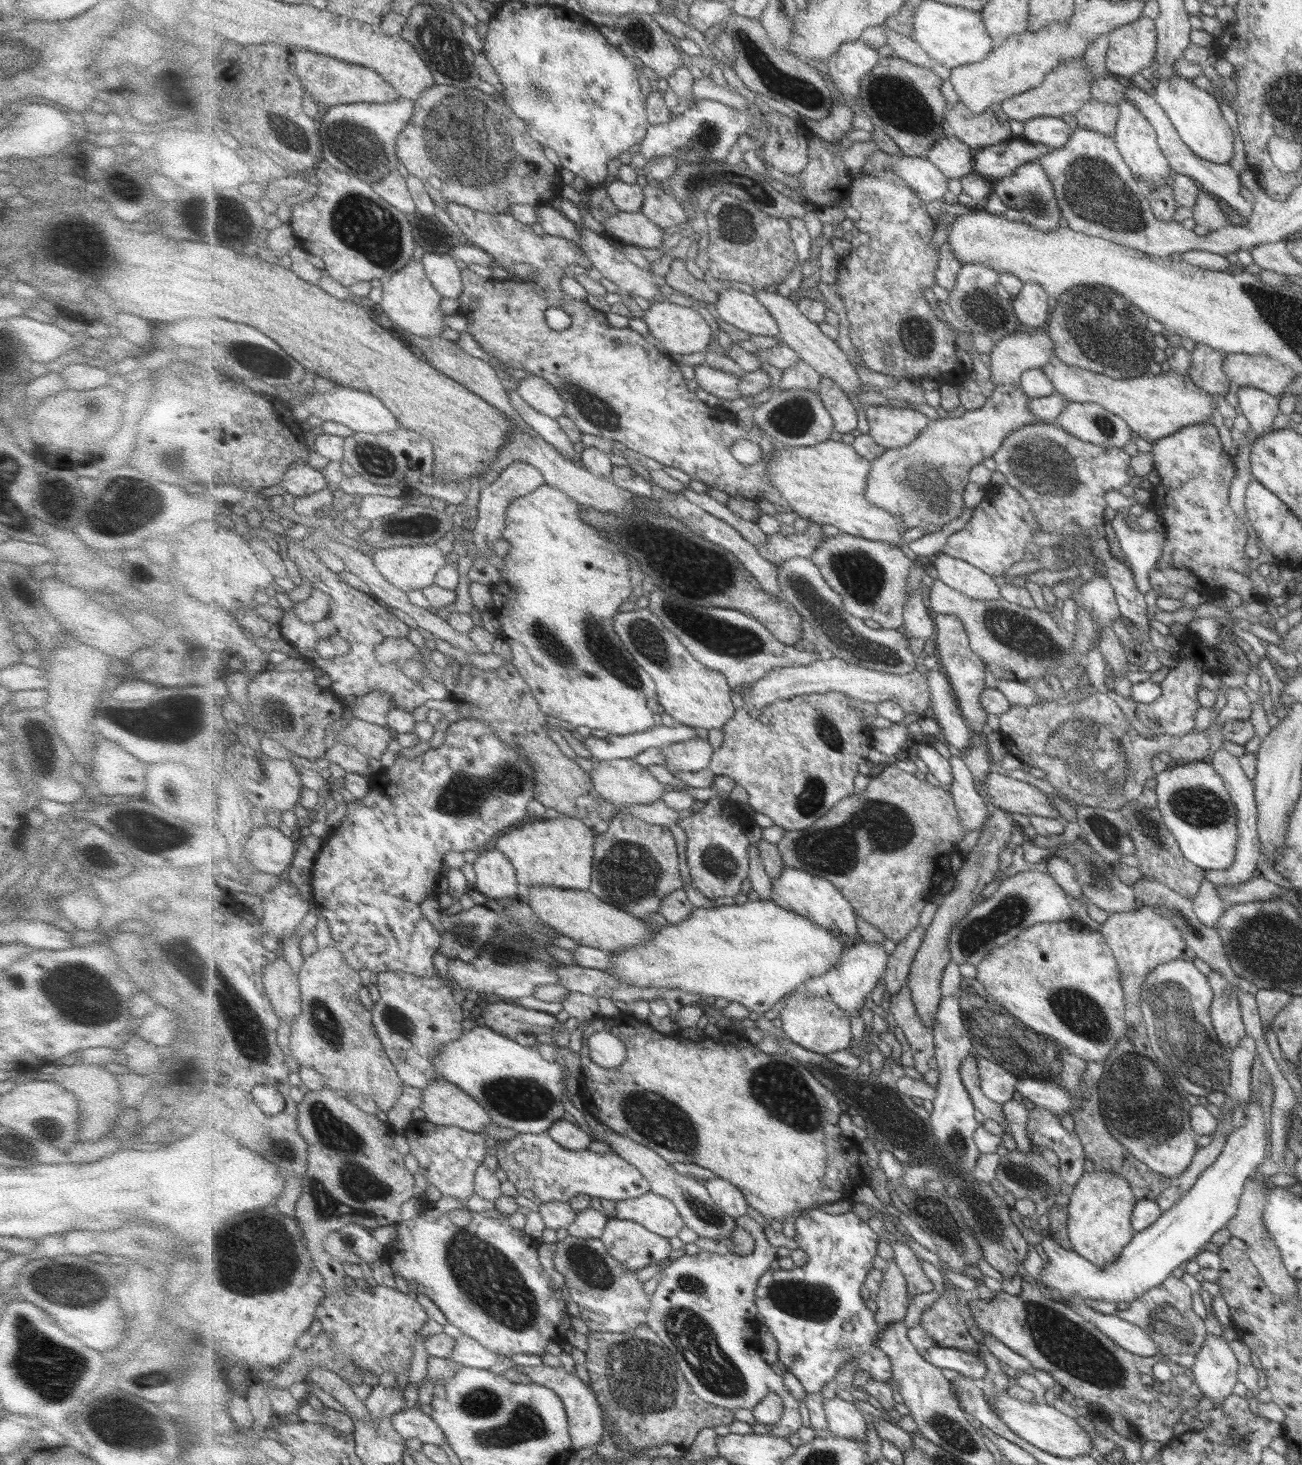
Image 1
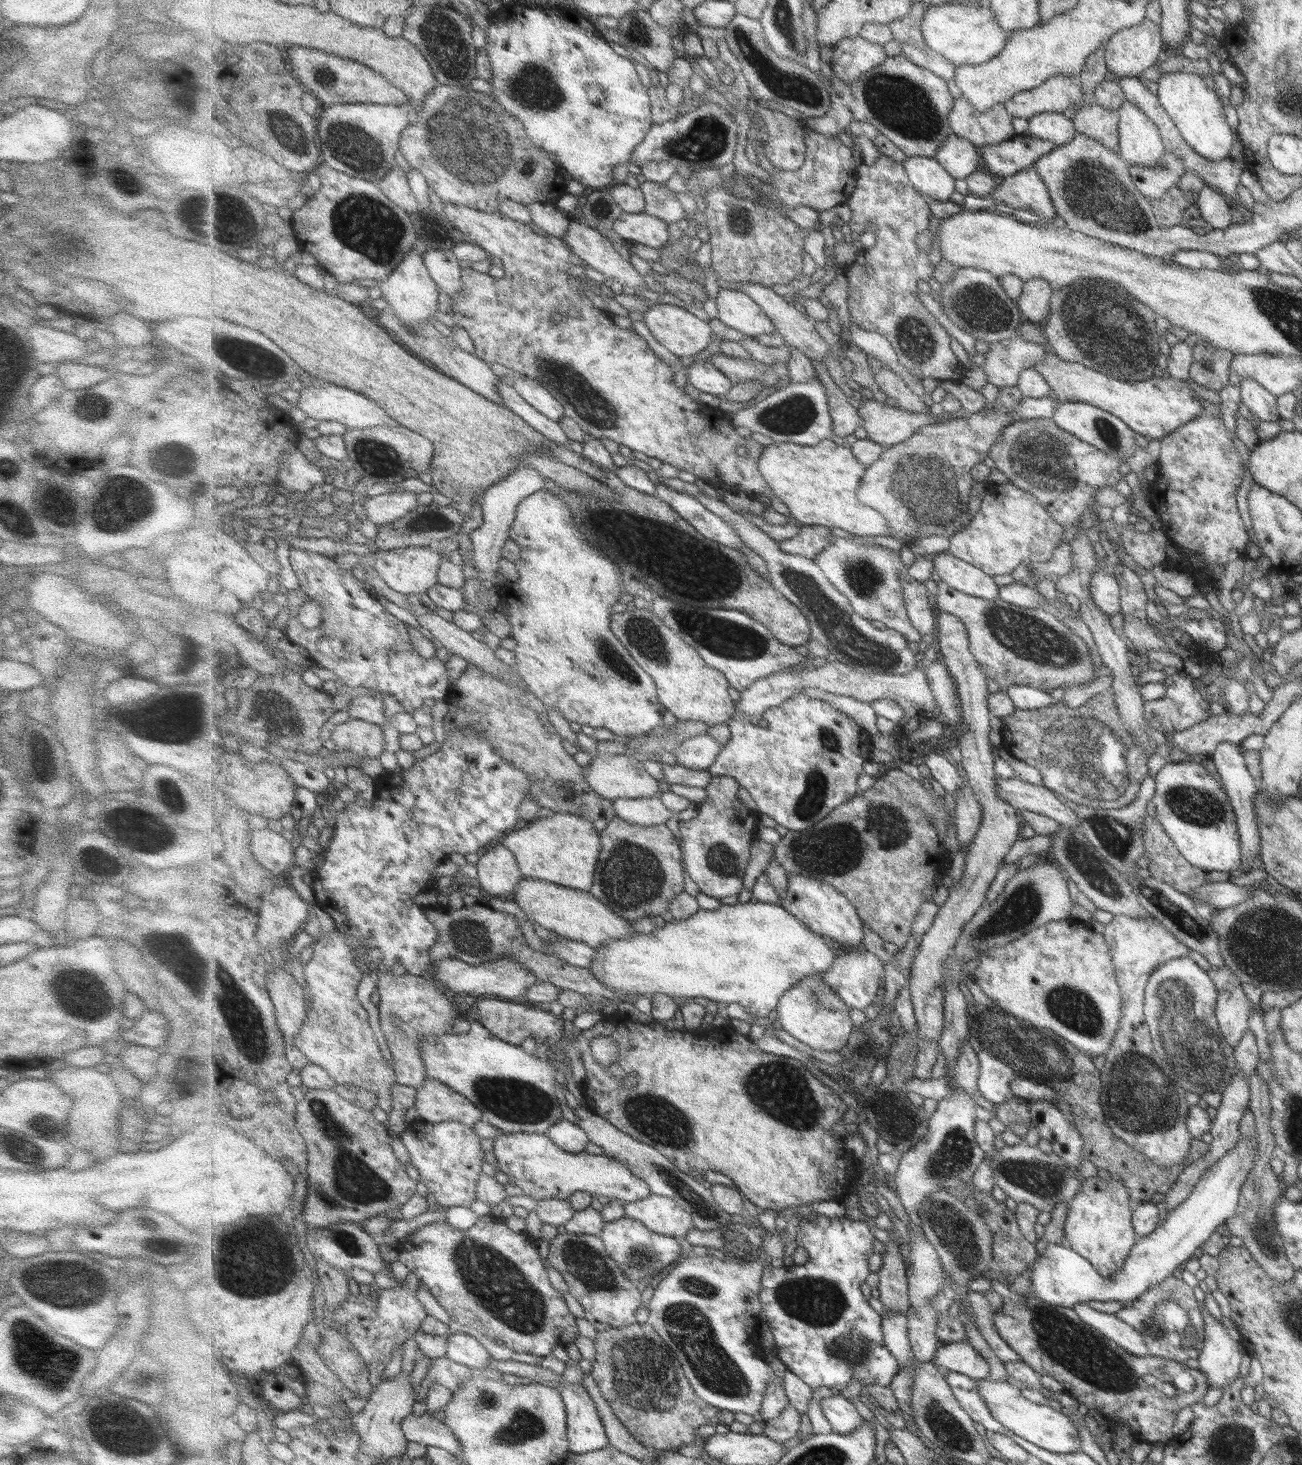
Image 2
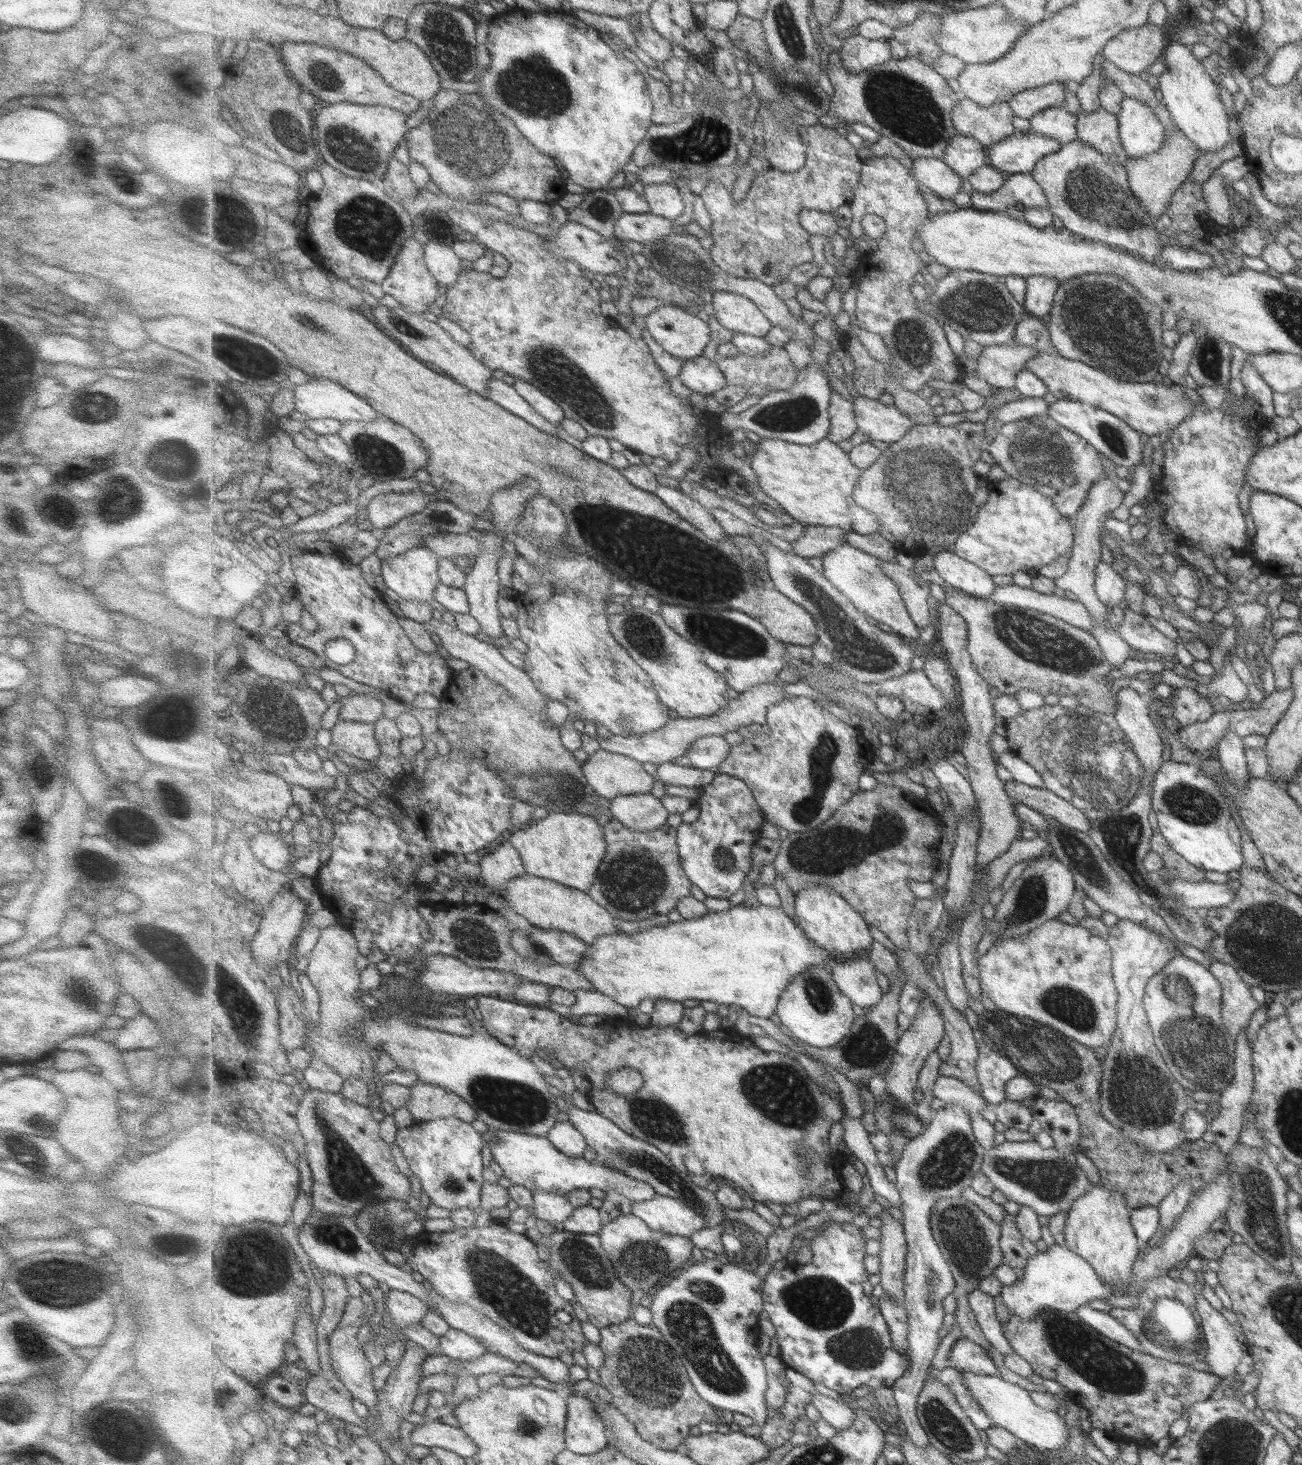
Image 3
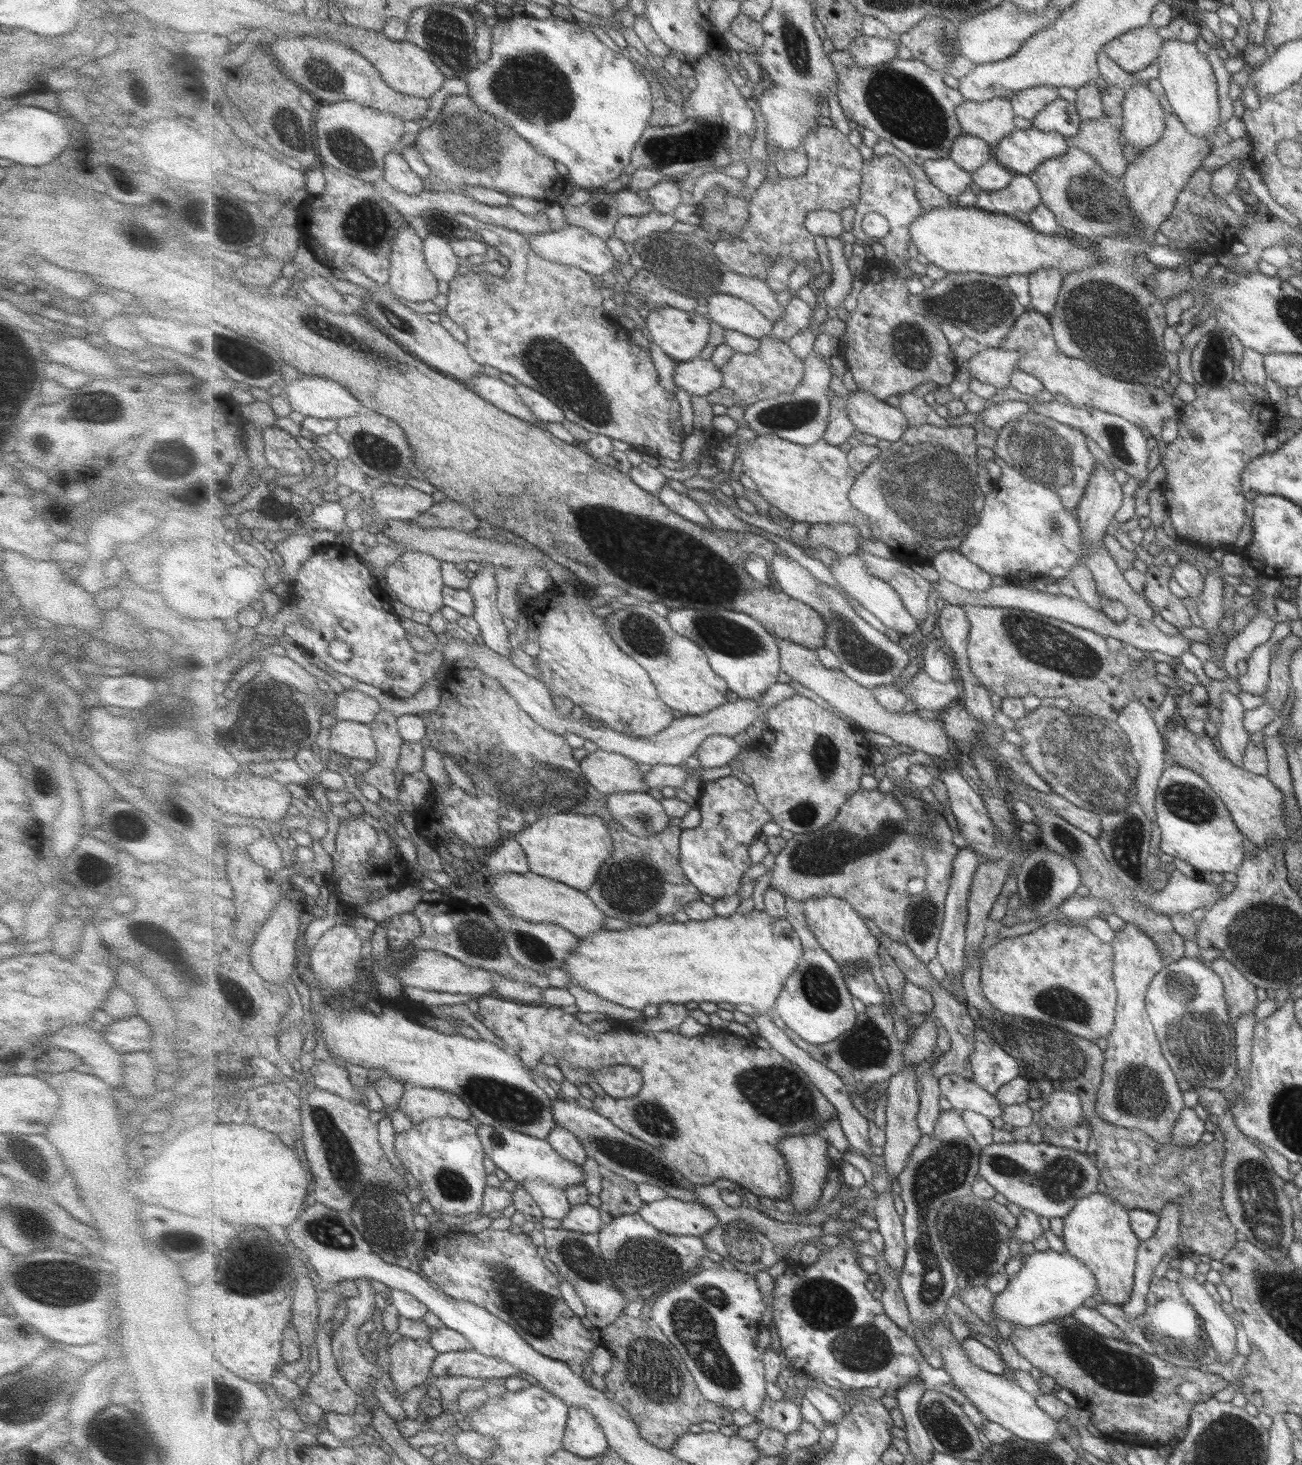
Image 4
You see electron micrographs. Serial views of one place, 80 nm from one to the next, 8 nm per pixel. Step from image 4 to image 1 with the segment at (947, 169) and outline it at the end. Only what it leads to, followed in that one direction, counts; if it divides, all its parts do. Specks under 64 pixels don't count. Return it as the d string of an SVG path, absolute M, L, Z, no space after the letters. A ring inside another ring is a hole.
M875 150L862 173L874 172L895 172L925 203L943 201L949 192L947 176L925 157L887 155Z

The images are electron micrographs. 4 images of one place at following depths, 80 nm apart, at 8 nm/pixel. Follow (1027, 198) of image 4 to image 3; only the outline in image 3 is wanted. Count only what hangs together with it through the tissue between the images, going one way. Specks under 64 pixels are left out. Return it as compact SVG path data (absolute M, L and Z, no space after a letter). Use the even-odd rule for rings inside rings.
M1032 174L1011 175L1005 185L996 192L991 194L974 192L971 198L972 208L979 212L1006 212L1007 208L1015 208L1022 212L1040 208L1050 210L1045 191Z

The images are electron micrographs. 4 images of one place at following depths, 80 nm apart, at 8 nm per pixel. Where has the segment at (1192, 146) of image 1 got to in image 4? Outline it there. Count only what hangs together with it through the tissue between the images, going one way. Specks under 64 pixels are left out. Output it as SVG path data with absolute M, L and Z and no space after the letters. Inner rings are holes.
M1180 39L1163 40L1158 57L1154 60L1158 68L1158 80L1164 96L1171 106L1171 114L1181 122L1183 128L1195 138L1207 139L1210 145L1219 126L1216 80L1206 54L1198 51L1195 43Z

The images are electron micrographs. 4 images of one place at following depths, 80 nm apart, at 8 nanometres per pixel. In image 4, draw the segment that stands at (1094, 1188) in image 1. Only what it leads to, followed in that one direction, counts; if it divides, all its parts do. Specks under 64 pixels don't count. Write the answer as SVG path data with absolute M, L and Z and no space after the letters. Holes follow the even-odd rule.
M1096 1192L1078 1200L1064 1222L1066 1252L1090 1267L1097 1281L1096 1292L1111 1306L1126 1304L1132 1289L1136 1248L1141 1241L1130 1227L1129 1212L1109 1195Z

